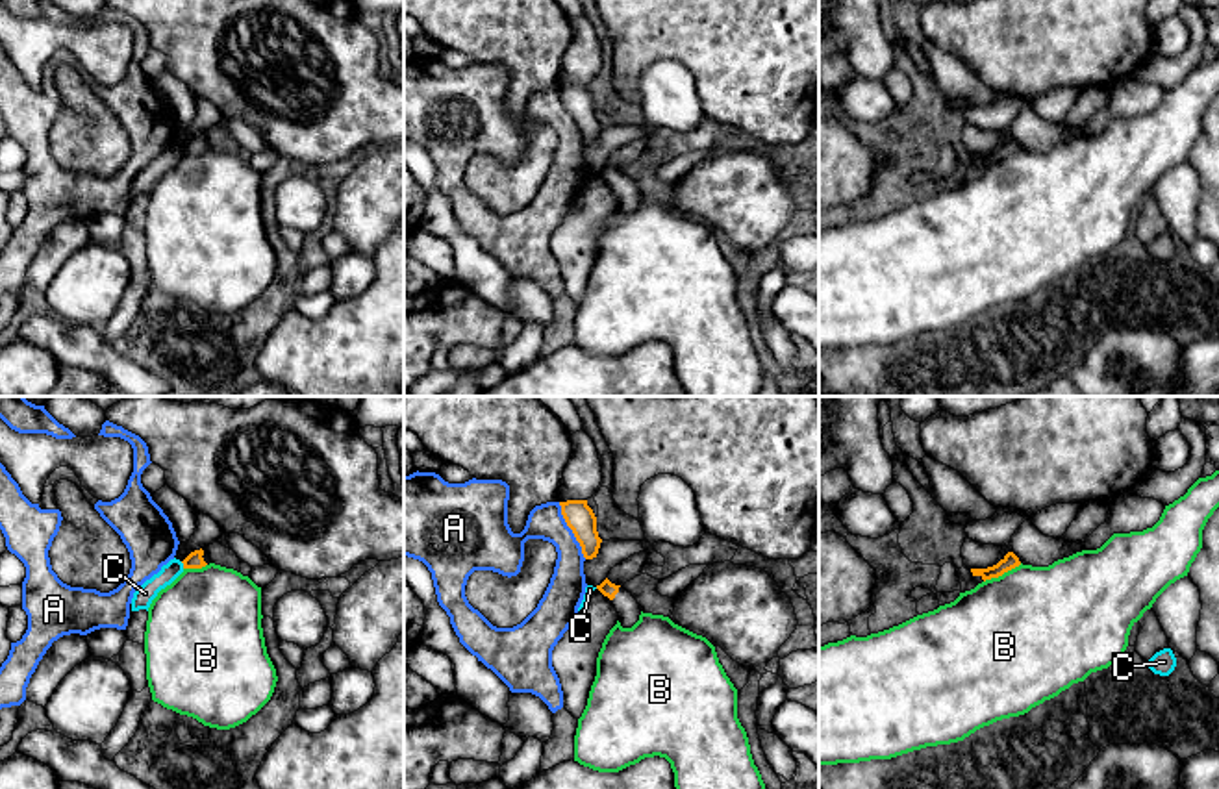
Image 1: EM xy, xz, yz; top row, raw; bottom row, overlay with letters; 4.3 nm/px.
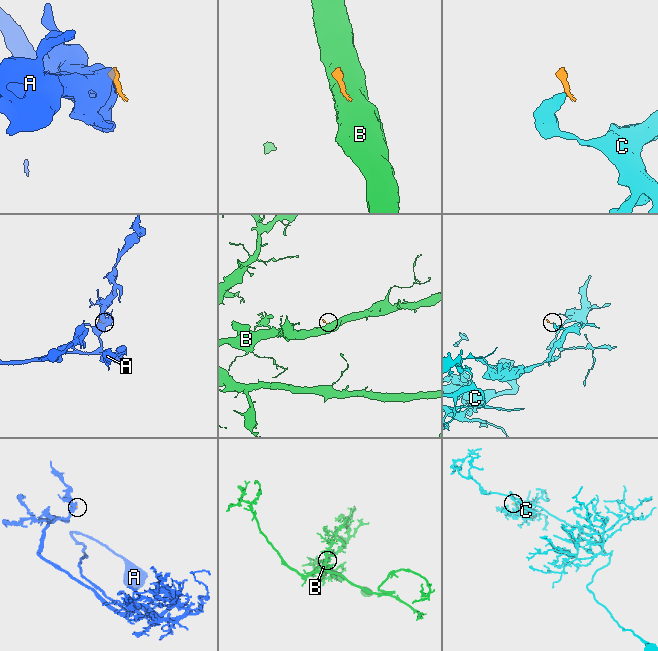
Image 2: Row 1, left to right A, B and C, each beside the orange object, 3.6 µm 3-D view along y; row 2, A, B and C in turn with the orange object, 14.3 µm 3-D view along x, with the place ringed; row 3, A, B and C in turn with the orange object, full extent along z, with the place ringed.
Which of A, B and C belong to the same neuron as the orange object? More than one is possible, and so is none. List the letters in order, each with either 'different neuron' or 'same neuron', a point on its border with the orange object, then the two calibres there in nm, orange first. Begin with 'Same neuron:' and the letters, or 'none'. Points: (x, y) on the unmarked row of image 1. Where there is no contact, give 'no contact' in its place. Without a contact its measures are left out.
Same neuron: none
A: different neuron; contact xz (571, 113); calibres 120 and 160 nm
B: different neuron; contact yz (1003, 158); calibres 70 and 480 nm
C: different neuron; contact xy (184, 150); calibres 70 and 90 nm

